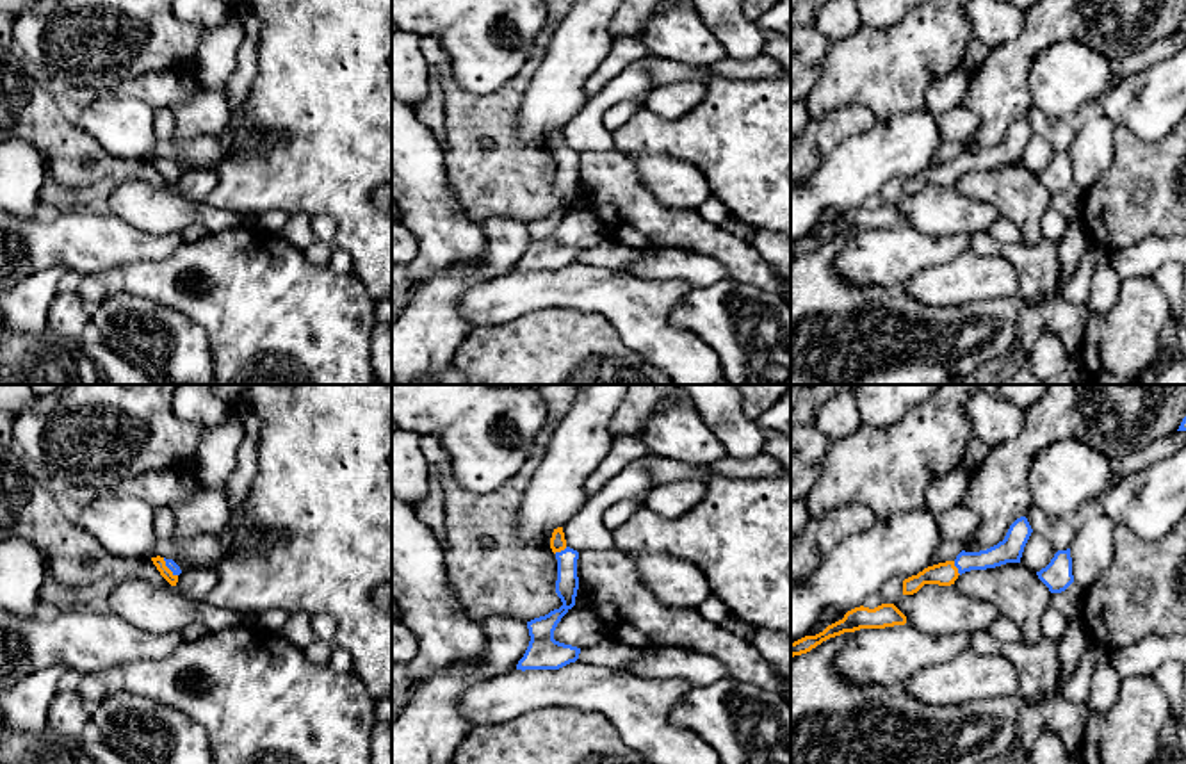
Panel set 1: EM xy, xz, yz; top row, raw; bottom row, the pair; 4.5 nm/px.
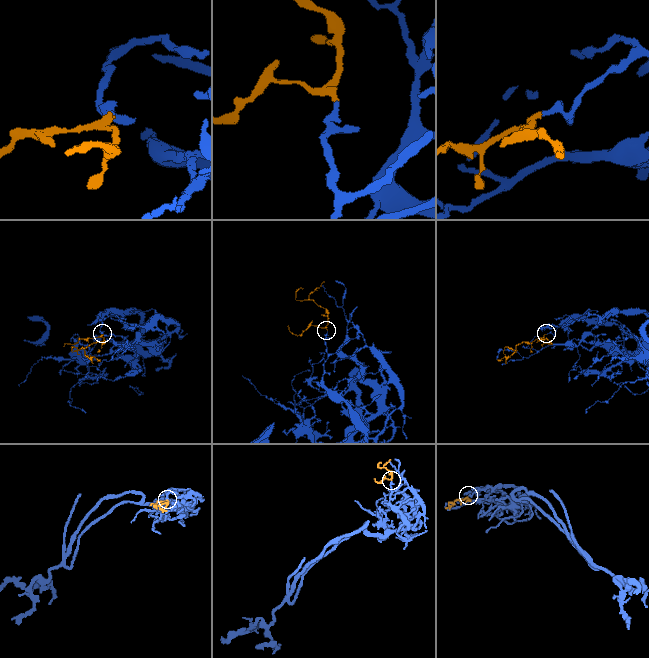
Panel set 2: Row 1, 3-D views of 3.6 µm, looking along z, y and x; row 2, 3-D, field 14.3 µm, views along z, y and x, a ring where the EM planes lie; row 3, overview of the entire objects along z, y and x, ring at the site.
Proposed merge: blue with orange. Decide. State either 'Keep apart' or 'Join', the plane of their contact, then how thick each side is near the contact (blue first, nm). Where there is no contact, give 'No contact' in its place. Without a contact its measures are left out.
Join. Touches blue in yz. Thickness 110 nm (blue) against 110 nm

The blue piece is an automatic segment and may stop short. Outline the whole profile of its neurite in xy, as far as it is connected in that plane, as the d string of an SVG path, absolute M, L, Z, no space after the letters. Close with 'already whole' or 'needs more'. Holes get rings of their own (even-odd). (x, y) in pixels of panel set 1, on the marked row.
M151 557L153 565L160 572L160 575L171 584L176 586L178 575L182 573L180 566L173 559L166 557Z; needs more

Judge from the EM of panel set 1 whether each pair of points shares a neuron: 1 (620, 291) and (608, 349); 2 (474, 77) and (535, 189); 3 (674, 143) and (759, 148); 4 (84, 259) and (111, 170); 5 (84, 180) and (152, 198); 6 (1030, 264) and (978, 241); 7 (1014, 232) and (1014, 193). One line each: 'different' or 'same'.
1: different
2: different
3: same
4: different
5: different
6: same
7: different

